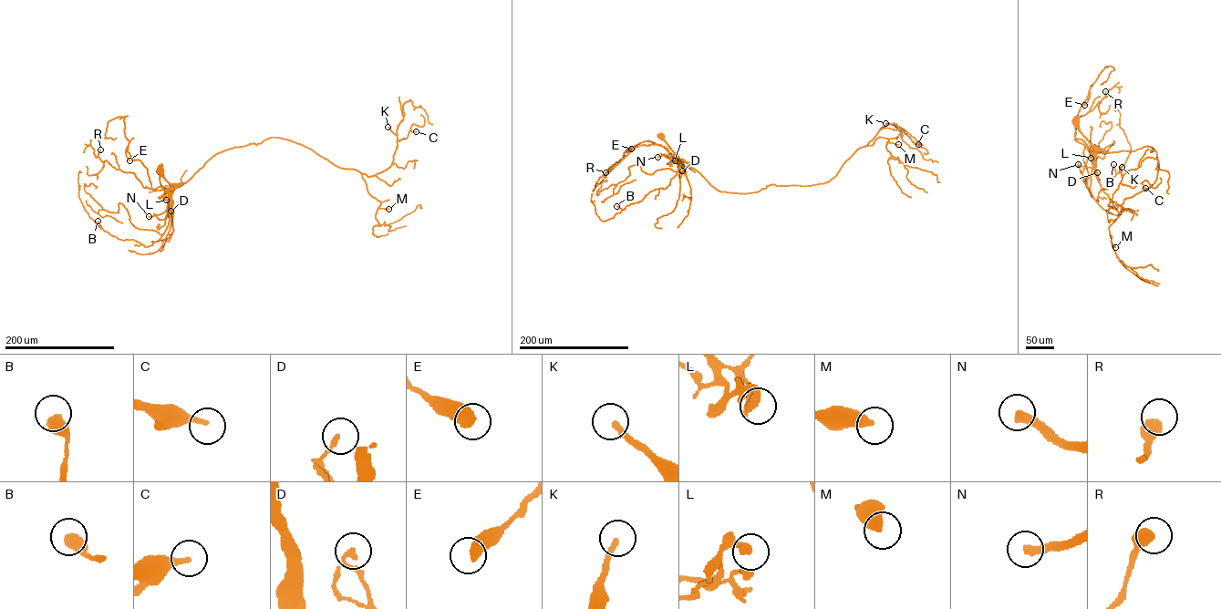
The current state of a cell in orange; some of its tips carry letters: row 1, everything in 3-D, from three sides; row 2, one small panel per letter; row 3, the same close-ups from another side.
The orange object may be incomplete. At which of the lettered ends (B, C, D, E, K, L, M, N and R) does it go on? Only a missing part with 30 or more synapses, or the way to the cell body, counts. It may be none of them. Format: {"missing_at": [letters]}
{"missing_at": ["N"]}

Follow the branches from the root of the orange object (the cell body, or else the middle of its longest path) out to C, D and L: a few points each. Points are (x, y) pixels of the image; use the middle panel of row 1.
C: (660, 136), (715, 188), (741, 193), (772, 184), (828, 181), (883, 127), (894, 123), (918, 144)
D: (660, 136), (681, 159), (679, 164), (685, 173), (682, 170)
L: (660, 136), (679, 159), (675, 160)

